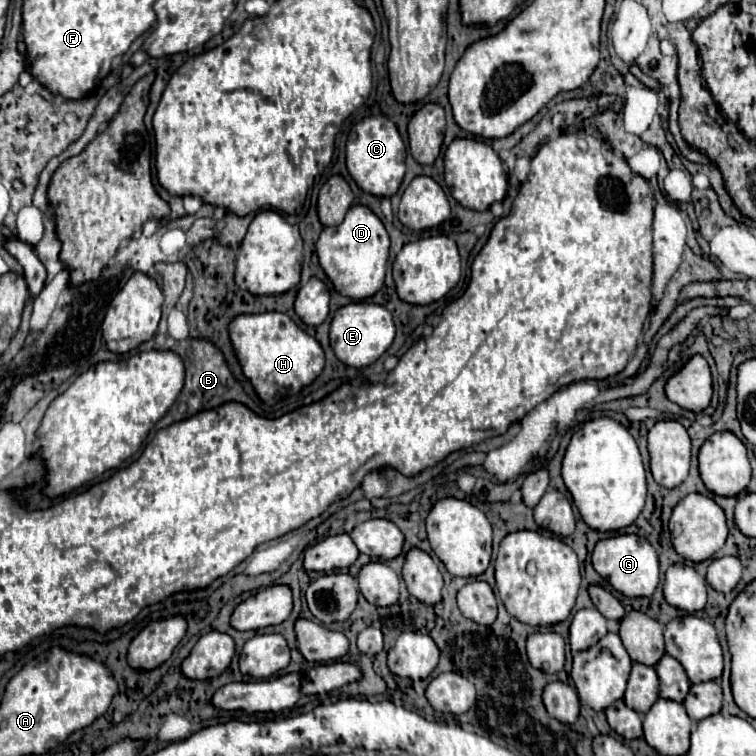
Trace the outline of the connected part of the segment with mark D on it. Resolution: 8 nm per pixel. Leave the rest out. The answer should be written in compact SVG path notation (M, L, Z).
M354 205L348 209L344 221L338 227L324 227L316 241L316 253L324 273L340 295L352 299L366 299L380 291L388 267L388 249L388 231L366 205Z

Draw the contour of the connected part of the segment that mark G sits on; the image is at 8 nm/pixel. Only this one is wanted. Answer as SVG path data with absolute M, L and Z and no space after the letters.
M616 535L598 541L592 555L594 569L598 575L608 581L618 593L634 599L634 597L650 597L658 585L658 555L654 547L638 535Z

